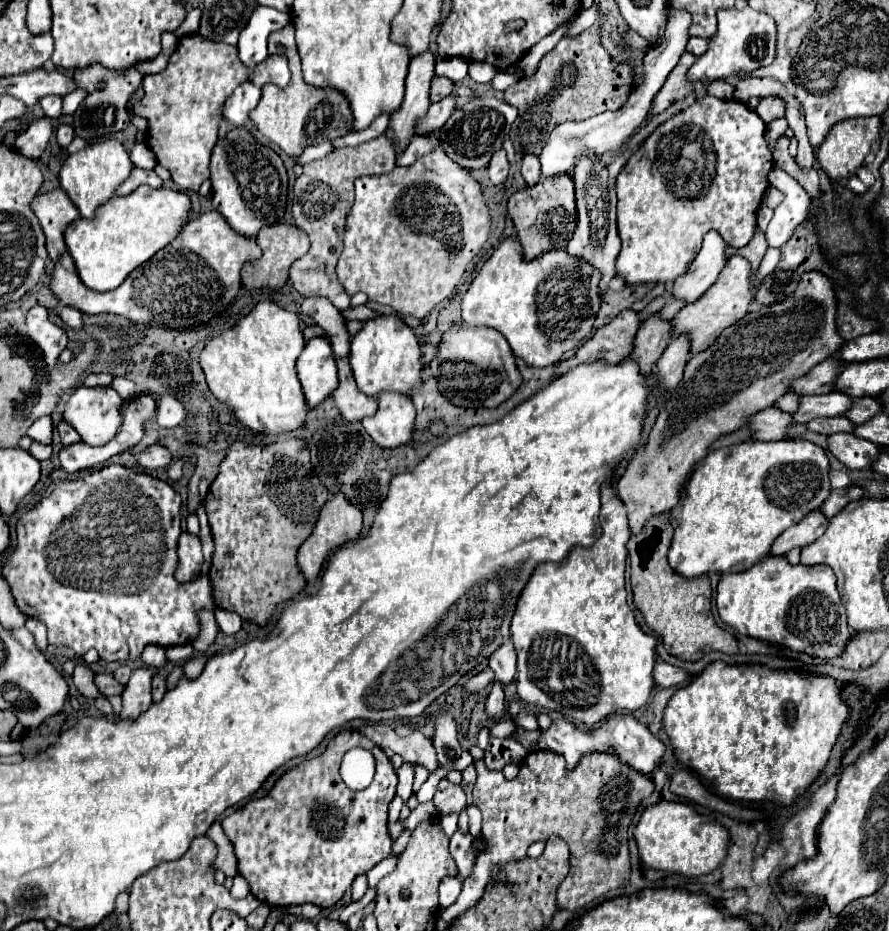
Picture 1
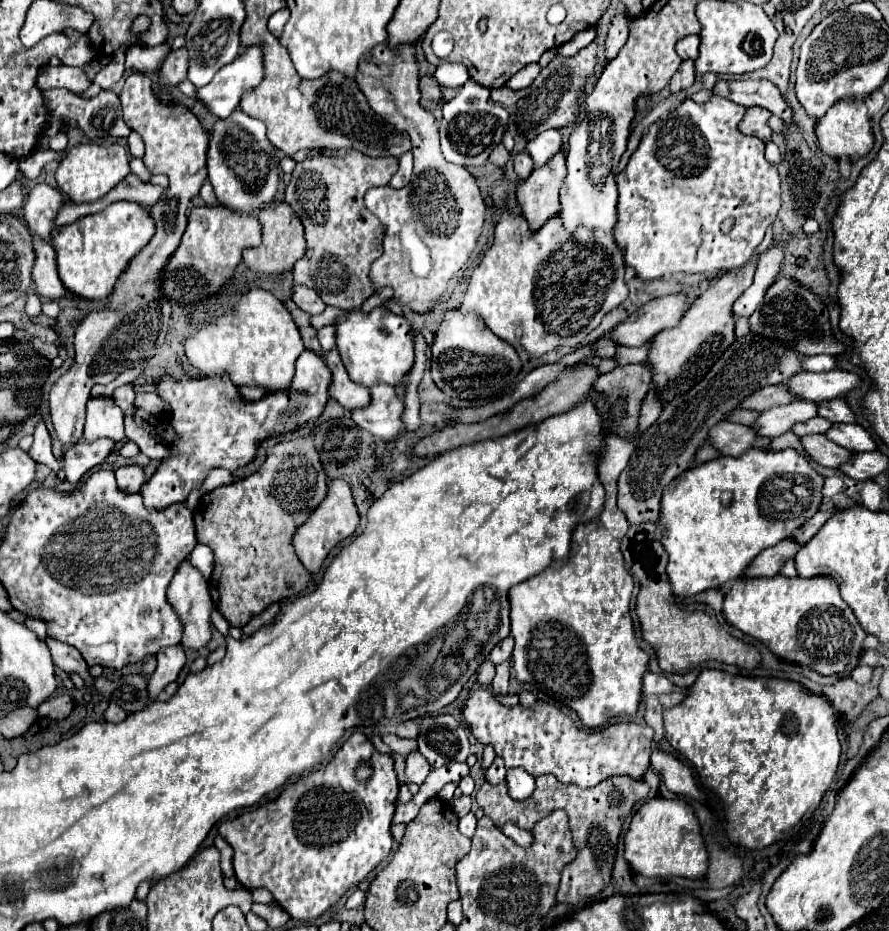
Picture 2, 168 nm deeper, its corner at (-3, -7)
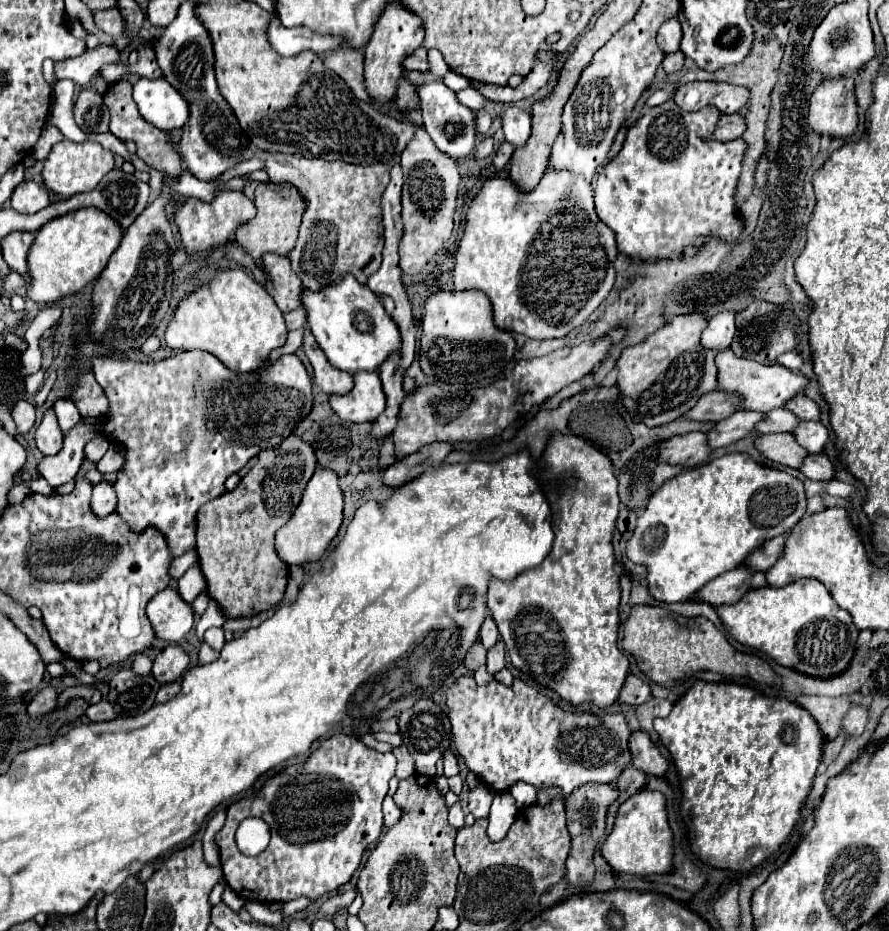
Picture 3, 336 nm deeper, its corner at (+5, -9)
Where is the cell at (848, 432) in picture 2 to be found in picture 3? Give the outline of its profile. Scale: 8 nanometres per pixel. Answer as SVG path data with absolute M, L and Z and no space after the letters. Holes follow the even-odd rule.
M803 421L793 435L809 453L823 453L825 445L829 443L829 431L821 421Z

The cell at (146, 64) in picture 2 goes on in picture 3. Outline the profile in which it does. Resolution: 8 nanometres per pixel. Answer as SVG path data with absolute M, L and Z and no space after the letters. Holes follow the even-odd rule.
M101 45L97 49L87 49L81 57L55 63L55 79L71 79L73 83L85 85L109 63L119 63L119 53L113 47Z

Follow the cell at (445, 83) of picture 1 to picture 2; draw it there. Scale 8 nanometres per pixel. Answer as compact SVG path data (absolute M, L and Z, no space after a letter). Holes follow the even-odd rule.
M421 77L421 107L427 111L433 111L441 101L441 87L433 77Z

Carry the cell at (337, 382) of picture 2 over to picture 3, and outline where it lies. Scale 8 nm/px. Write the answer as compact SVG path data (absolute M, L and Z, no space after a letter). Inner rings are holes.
M305 331L305 339L303 339L303 351L313 367L313 377L315 377L315 385L327 393L327 395L345 395L351 391L353 387L353 377L345 371L337 371L335 367L331 367L331 363L325 359L325 353L321 351L321 347L317 345L317 341L313 339L311 331Z

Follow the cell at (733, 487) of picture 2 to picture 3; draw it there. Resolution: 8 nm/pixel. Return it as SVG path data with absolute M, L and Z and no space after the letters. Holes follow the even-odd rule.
M729 453L709 461L707 465L685 469L677 477L665 481L663 487L651 495L647 509L639 515L635 533L629 541L627 557L633 563L647 565L649 593L657 601L687 601L721 573L741 565L745 561L745 555L751 555L753 549L761 547L761 543L785 531L791 531L795 523L803 519L805 511L805 487L797 477L781 469L759 465L747 453Z

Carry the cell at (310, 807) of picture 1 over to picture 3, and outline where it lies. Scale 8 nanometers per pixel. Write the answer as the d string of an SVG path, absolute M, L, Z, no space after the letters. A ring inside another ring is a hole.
M333 735L315 749L297 771L281 771L269 779L257 797L241 799L227 809L227 821L215 835L221 855L221 869L227 885L241 897L251 901L293 901L307 897L311 901L345 885L357 871L363 851L381 837L383 813L381 803L387 795L387 783L395 775L395 755L369 749L353 735ZM245 817L261 817L271 829L271 843L259 857L243 855L235 845L235 831Z

